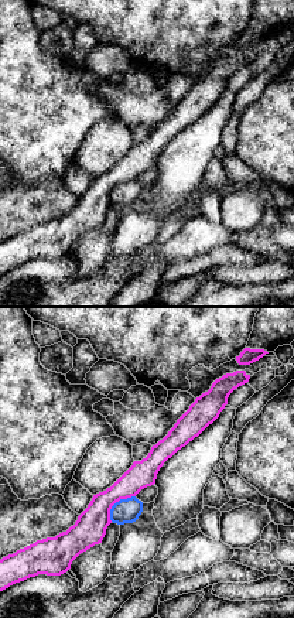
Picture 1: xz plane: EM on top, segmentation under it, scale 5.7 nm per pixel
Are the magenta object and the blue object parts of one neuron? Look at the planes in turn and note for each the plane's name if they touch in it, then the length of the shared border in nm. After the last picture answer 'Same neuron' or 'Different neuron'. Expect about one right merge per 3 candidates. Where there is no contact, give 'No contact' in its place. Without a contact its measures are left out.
Touches magenta in xz. Shared border 200 nm

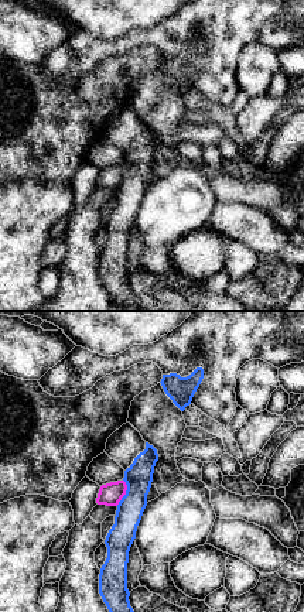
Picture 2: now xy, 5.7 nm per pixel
Touches magenta in xy. Shared border 160 nm

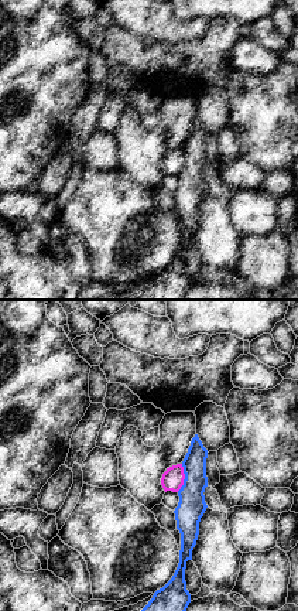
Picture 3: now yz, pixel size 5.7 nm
Touches magenta in yz. Shared border 160 nm

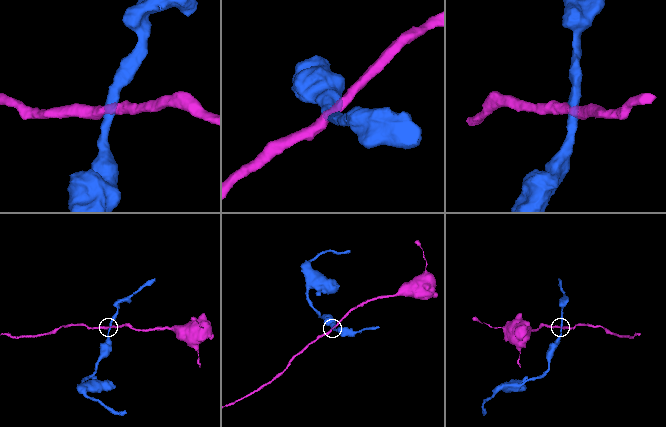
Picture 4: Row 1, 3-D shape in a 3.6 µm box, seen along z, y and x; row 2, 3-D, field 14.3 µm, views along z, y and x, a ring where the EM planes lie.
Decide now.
Different neuron

